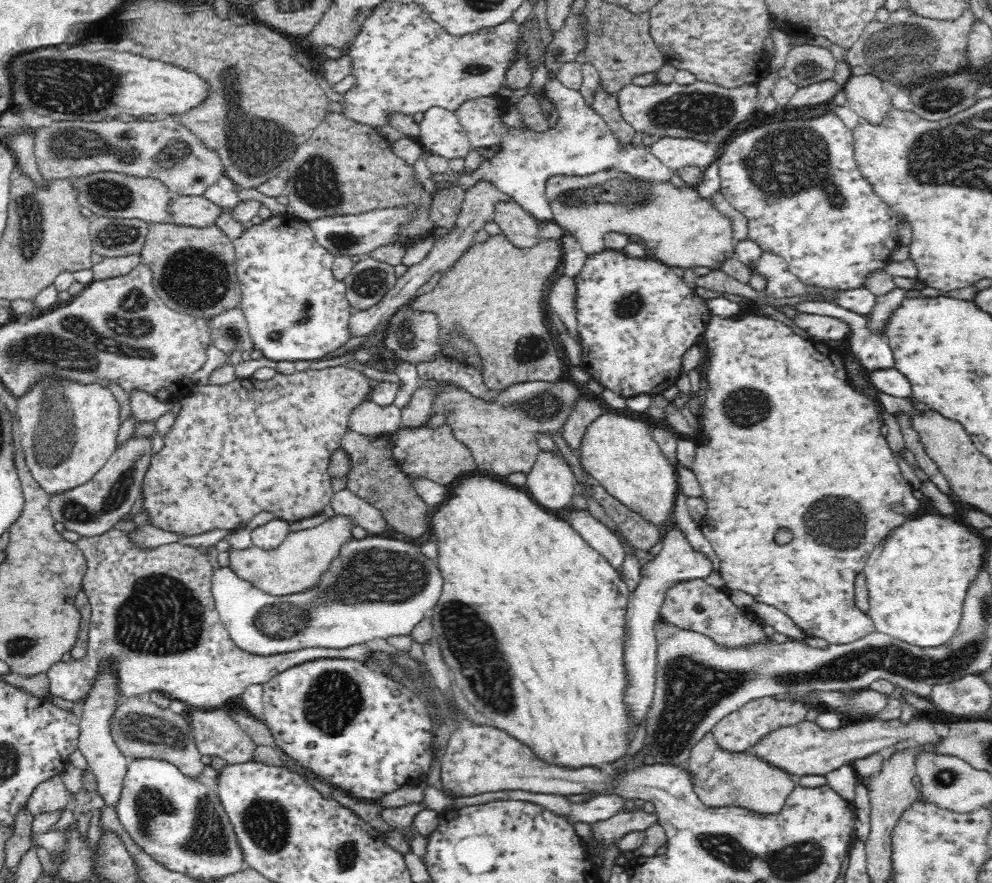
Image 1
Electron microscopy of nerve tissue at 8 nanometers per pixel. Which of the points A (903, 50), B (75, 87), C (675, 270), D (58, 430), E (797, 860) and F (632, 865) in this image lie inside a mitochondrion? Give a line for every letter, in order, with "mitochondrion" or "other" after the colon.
A: mitochondrion
B: mitochondrion
C: other
D: mitochondrion
E: mitochondrion
F: other

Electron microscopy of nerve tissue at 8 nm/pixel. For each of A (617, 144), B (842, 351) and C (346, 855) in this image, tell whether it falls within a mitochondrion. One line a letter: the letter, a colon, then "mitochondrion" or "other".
A: other
B: other
C: mitochondrion

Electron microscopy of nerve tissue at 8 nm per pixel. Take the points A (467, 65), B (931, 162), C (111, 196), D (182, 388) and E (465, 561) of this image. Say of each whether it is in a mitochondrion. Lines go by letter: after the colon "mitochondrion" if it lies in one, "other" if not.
A: mitochondrion
B: mitochondrion
C: mitochondrion
D: other
E: other

